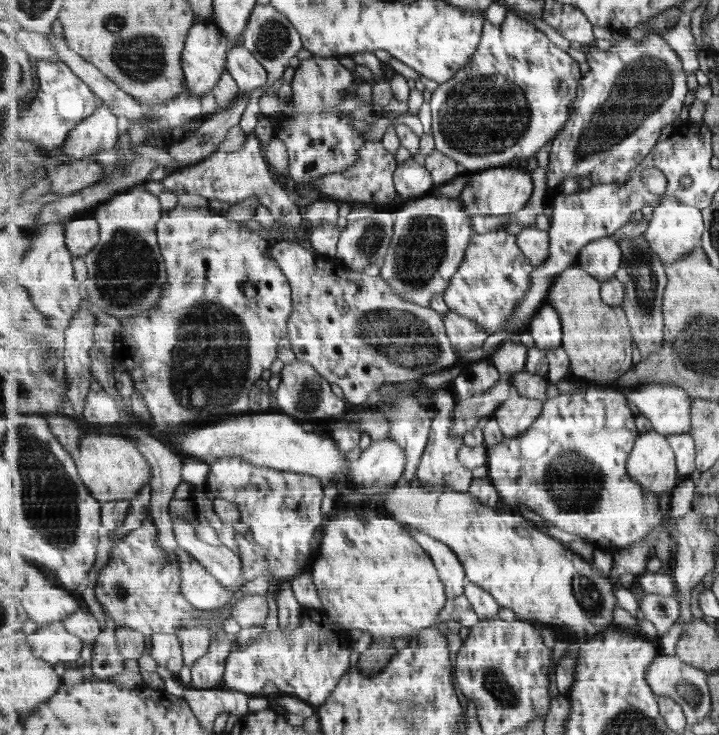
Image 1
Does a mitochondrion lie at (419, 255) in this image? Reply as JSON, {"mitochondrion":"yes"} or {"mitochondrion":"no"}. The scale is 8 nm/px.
{"mitochondrion":"yes"}

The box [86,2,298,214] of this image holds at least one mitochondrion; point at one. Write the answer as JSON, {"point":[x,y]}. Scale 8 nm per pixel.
{"point":[141,57]}

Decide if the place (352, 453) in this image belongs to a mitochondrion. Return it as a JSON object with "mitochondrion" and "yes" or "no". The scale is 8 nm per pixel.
{"mitochondrion":"no"}

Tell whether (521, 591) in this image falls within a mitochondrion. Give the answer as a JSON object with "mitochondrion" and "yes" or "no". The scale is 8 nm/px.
{"mitochondrion":"no"}

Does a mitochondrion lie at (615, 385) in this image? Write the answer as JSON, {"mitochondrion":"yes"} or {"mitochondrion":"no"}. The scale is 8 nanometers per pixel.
{"mitochondrion":"no"}

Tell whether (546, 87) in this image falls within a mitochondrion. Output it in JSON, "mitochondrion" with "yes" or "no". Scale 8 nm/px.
{"mitochondrion":"no"}

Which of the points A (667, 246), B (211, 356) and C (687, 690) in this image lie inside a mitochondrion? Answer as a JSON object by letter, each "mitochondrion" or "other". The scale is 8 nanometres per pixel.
{"A":"mitochondrion","B":"mitochondrion","C":"mitochondrion"}

